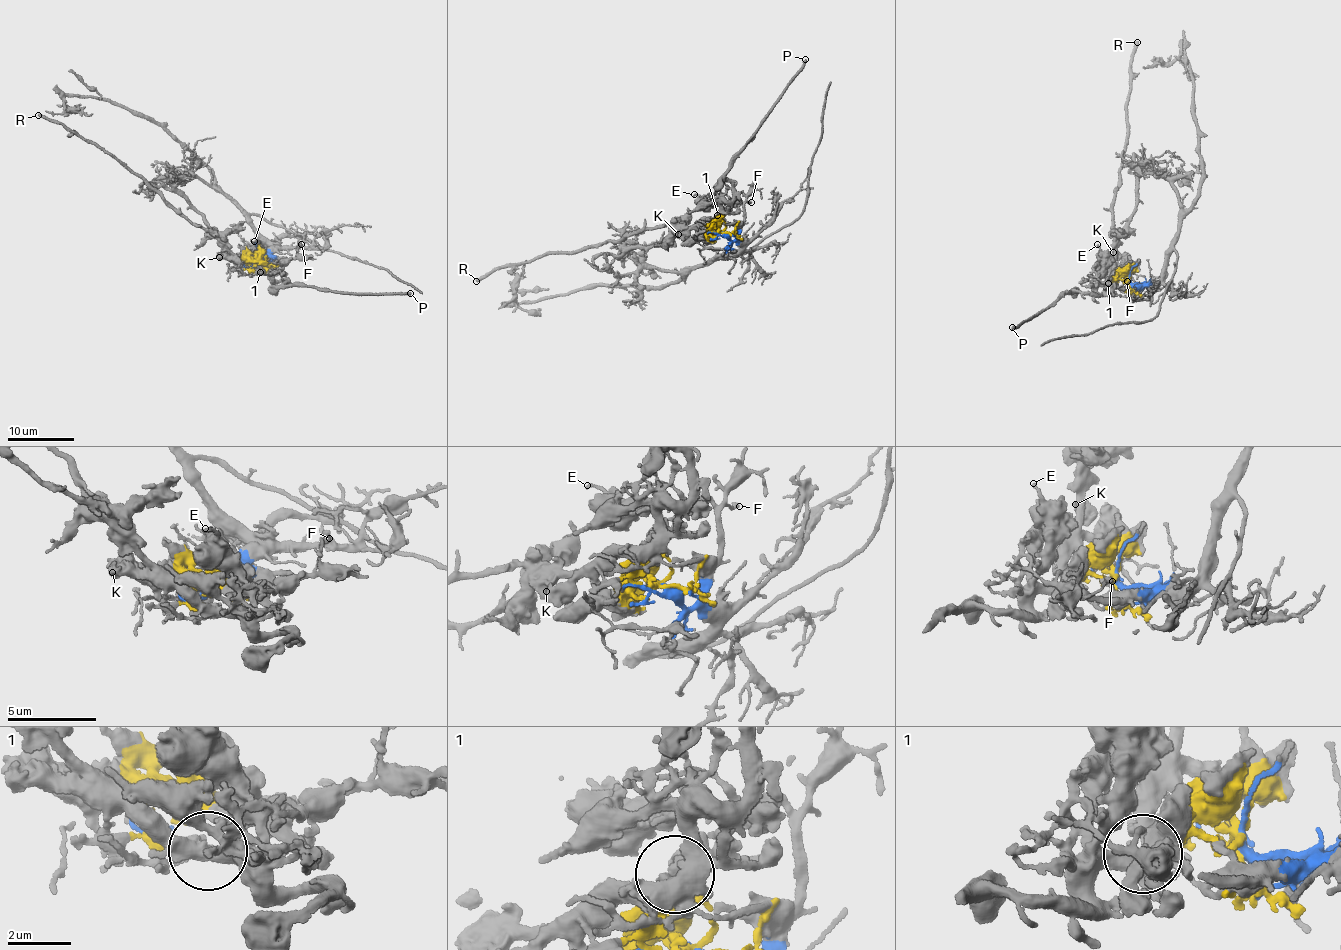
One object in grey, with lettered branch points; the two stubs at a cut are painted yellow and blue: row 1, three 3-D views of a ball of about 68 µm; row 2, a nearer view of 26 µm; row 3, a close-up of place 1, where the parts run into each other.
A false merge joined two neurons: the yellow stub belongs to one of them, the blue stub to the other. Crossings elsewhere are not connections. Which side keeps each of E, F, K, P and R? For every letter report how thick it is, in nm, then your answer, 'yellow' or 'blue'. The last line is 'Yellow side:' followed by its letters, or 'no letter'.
E: 170 nm | yellow
F: 190 nm | blue
K: 600 nm | yellow
P: 280 nm | yellow
R: 280 nm | yellow
Yellow side: E, K, P, R

